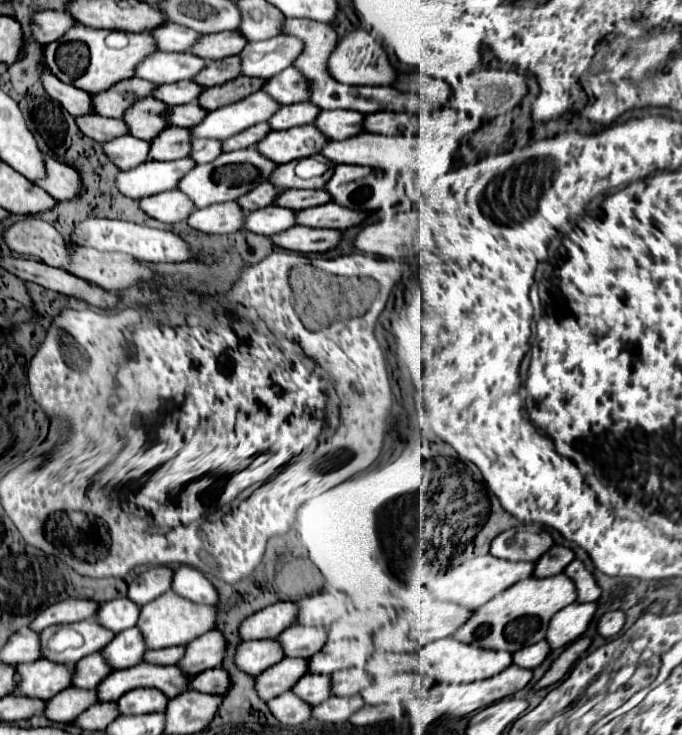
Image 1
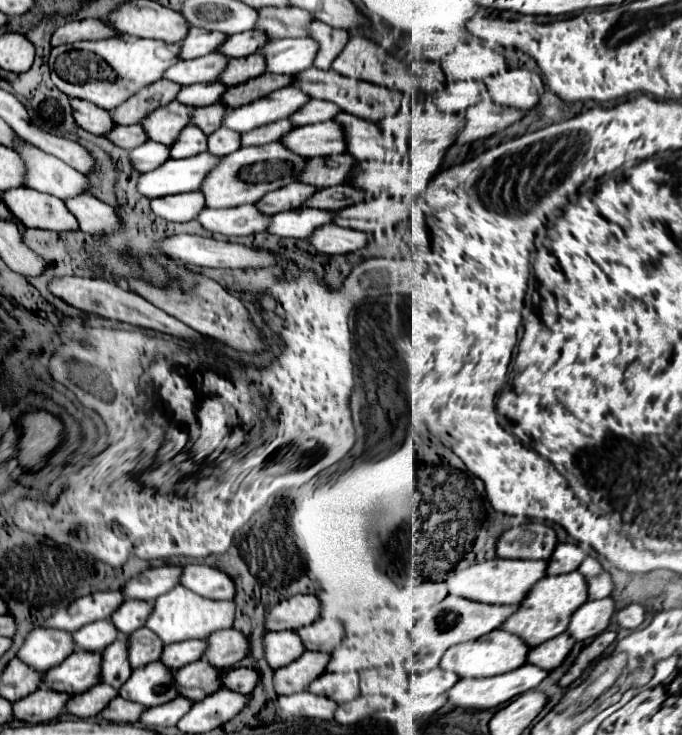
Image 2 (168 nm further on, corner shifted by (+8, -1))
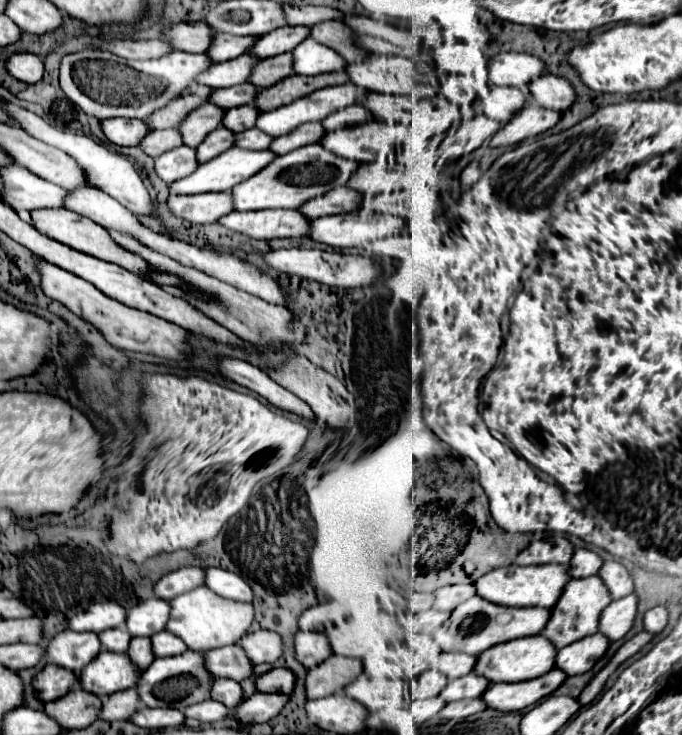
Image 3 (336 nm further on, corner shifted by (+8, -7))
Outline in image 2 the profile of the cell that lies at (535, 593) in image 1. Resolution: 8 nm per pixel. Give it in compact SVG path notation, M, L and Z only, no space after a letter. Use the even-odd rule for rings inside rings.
M572 571L566 575L556 575L556 577L544 577L542 581L538 581L538 585L534 585L534 589L530 589L530 593L526 593L526 597L518 603L516 611L498 629L520 637L530 647L536 647L536 645L564 633L568 627L570 615L586 599L588 599L586 581L578 571Z

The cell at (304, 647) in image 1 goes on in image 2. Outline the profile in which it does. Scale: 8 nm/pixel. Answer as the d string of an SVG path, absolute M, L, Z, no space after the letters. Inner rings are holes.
M318 619L318 621L298 629L296 633L302 639L302 645L306 647L306 651L330 653L338 645L338 641L342 639L344 629L342 629L340 621Z

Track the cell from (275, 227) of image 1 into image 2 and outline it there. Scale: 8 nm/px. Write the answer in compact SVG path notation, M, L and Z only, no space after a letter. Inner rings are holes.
M298 207L292 211L282 211L272 217L268 217L266 233L272 233L276 237L294 237L304 239L308 237L316 227L332 223L332 211L320 211L320 209L308 209Z

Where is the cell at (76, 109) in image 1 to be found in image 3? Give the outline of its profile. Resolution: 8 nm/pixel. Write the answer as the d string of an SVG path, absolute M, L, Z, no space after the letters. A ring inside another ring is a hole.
M106 119L102 129L116 145L138 145L150 133L150 125L142 119Z

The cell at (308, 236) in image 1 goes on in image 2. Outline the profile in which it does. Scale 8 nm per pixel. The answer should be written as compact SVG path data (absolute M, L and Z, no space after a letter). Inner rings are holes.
M322 225L318 227L306 241L318 251L326 255L336 255L336 253L352 253L368 243L368 233L354 231L354 229L344 229L338 225Z

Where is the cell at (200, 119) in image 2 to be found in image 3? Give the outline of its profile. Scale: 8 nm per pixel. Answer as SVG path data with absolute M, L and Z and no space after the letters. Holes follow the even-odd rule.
M244 105L244 107L236 107L236 109L230 109L222 121L222 125L234 133L238 131L244 131L244 129L250 129L256 125L256 119L258 119L258 109L254 105Z

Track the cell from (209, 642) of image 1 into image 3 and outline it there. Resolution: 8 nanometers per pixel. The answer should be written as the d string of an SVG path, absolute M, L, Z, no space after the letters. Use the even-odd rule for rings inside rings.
M256 631L244 635L238 645L244 647L254 665L276 663L284 653L284 641L276 631Z

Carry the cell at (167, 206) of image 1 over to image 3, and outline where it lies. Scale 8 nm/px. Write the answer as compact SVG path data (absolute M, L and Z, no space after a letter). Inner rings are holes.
M230 191L198 193L198 195L170 195L168 205L174 215L192 223L216 223L222 215L234 211Z

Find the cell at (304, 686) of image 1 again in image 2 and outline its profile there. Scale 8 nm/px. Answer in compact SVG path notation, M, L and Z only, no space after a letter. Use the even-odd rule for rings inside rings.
M322 673L320 677L316 677L312 681L312 685L308 685L308 693L314 695L322 695L328 697L336 703L346 703L356 699L360 693L358 689L358 681L352 675L344 675L344 673Z

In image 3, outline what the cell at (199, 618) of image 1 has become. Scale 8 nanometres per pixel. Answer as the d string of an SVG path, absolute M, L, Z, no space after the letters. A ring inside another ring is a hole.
M198 587L194 591L182 593L170 601L170 621L166 625L168 631L182 637L188 649L194 651L210 651L214 647L226 647L234 645L242 635L248 633L252 621L254 621L254 605L222 599L220 595L214 595L208 587Z

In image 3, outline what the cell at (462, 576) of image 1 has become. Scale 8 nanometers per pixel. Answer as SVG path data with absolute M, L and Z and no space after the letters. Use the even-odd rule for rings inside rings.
M508 565L498 567L476 581L476 591L480 597L490 599L492 603L508 607L543 607L550 609L558 603L562 587L570 581L568 565Z

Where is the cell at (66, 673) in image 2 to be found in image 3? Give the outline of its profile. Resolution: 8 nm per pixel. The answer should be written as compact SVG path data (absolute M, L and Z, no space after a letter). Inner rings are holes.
M102 651L78 677L86 691L104 697L136 687L140 671L134 671L134 663L126 659L126 653Z

